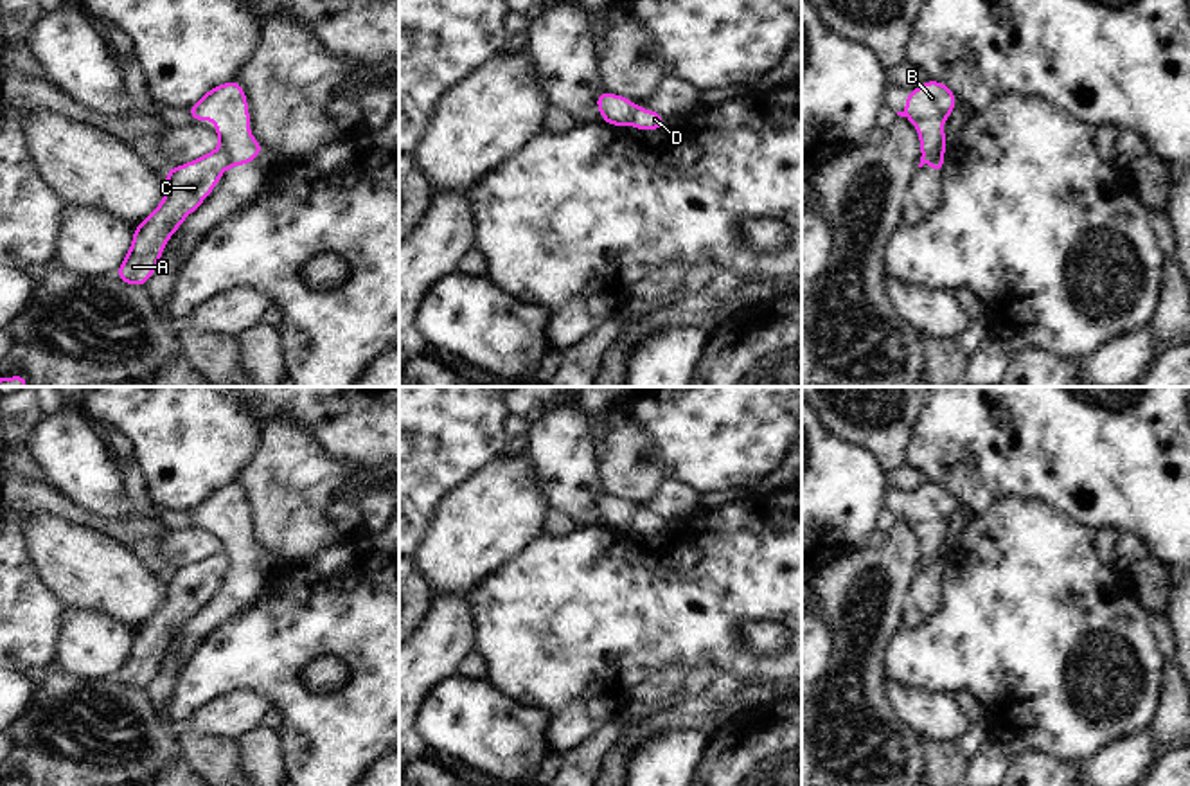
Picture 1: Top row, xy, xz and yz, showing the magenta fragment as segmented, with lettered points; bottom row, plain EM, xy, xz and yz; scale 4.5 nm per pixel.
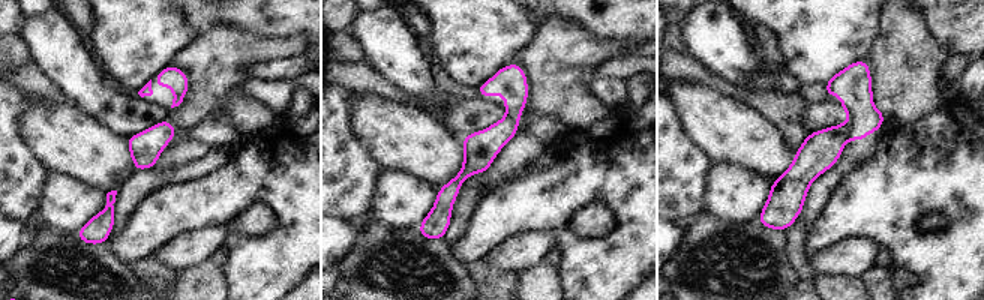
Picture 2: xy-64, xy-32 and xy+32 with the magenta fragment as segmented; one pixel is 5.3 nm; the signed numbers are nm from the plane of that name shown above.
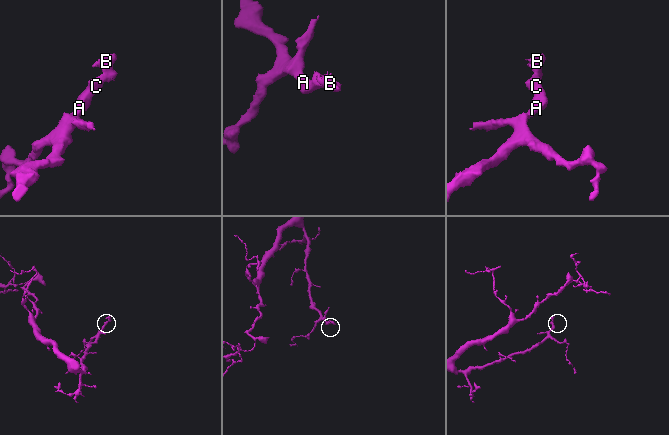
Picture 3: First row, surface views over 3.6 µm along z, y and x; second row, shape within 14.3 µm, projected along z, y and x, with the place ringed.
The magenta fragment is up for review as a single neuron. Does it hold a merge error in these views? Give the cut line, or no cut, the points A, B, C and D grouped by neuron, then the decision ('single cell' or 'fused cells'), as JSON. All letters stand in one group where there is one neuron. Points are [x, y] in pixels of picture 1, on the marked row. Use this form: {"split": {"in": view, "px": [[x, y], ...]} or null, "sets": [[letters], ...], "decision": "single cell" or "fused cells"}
{"split": {"in": "xy", "px": [[220, 148], [230, 164]]}, "sets": [["A", "C"], ["B", "D"]], "decision": "fused cells"}

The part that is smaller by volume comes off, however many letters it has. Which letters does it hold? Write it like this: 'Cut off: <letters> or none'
Cut off: B, D

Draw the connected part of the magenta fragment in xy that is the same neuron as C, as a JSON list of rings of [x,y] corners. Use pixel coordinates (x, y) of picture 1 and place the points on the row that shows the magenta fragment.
[[[219,147],[198,160],[171,167],[165,174],[165,194],[153,214],[133,228],[133,243],[117,270],[117,277],[131,286],[144,286],[158,268],[167,239],[182,227],[214,191],[230,165],[228,155]]]

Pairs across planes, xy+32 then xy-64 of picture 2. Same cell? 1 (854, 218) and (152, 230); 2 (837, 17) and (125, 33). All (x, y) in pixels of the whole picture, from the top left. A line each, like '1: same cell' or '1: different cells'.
1: same cell
2: same cell

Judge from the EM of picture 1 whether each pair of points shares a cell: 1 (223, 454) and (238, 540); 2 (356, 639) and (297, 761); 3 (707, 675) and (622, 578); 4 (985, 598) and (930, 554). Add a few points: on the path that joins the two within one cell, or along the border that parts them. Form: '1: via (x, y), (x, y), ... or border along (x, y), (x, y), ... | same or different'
1: border along (230, 481), (209, 491), (193, 506) | different
2: via (358, 669), (358, 700), (328, 731) | same
3: border along (685, 671), (712, 660), (723, 673) | different
4: border along (946, 549), (944, 603), (941, 607) | different

